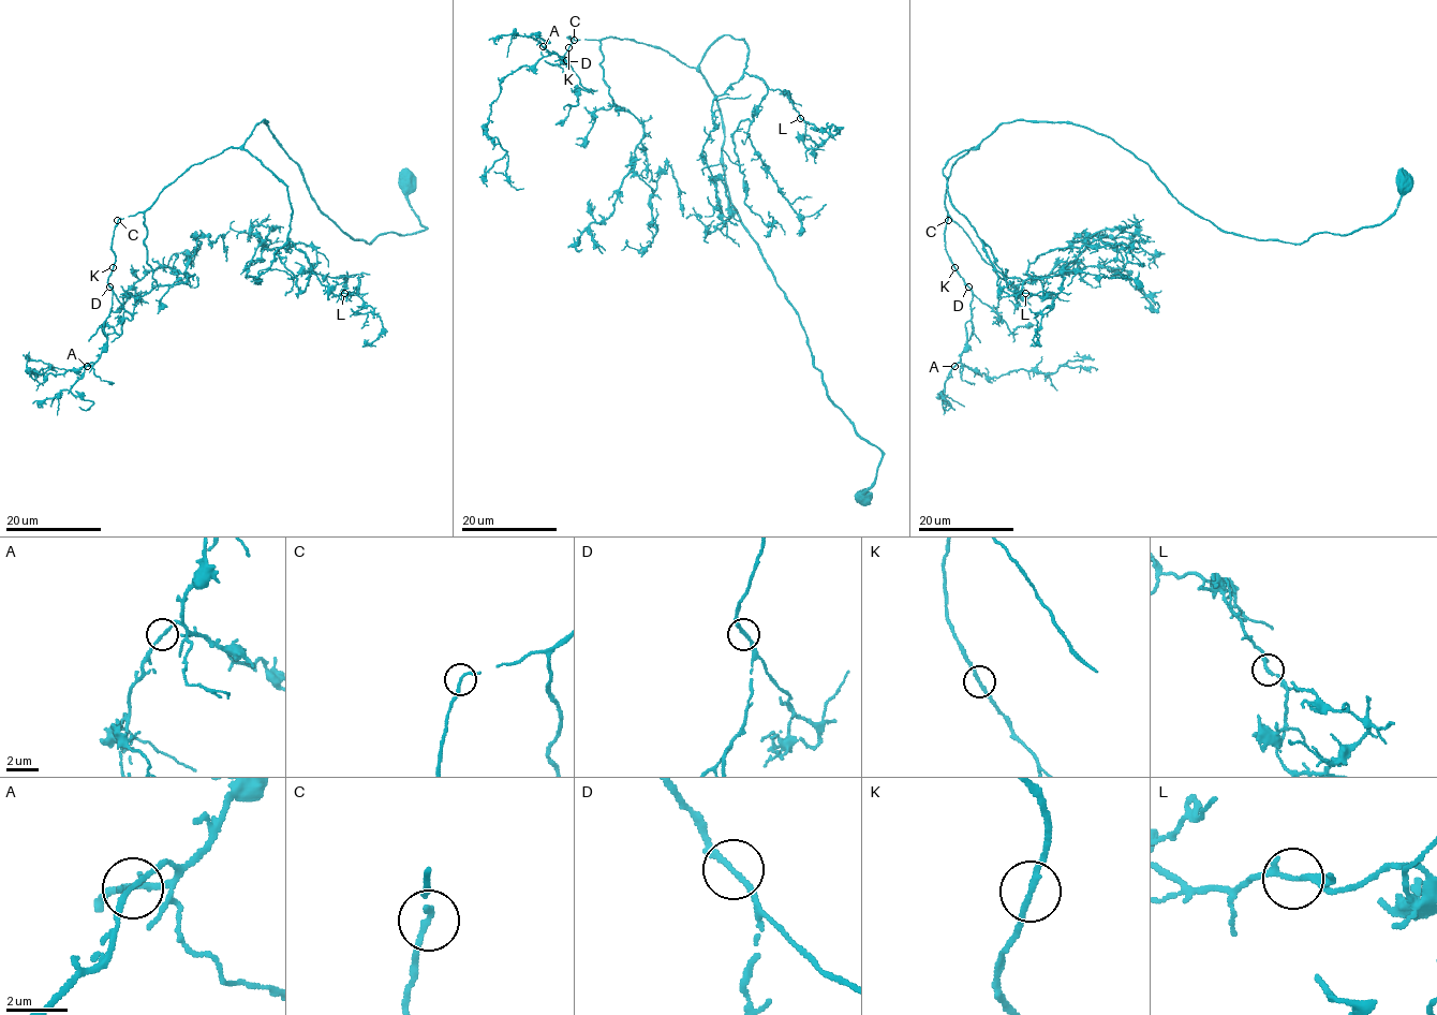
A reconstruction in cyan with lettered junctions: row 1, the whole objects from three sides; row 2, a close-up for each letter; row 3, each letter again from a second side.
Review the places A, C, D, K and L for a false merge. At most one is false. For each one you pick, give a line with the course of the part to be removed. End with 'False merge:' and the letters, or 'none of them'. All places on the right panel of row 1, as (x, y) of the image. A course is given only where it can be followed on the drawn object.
False merge: none of them

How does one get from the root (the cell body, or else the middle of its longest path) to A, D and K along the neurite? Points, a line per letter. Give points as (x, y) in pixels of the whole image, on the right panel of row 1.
A: (1403, 182), (1380, 223), (1259, 240), (1105, 135), (1003, 122), (947, 181), (972, 291), (953, 366)
D: (1403, 182), (1380, 223), (1259, 240), (1186, 208), (1105, 135), (1003, 122), (947, 181), (944, 246), (968, 287)
K: (1403, 182), (1380, 223), (1259, 240), (1186, 208), (1105, 135), (1003, 122), (950, 170), (954, 267)

